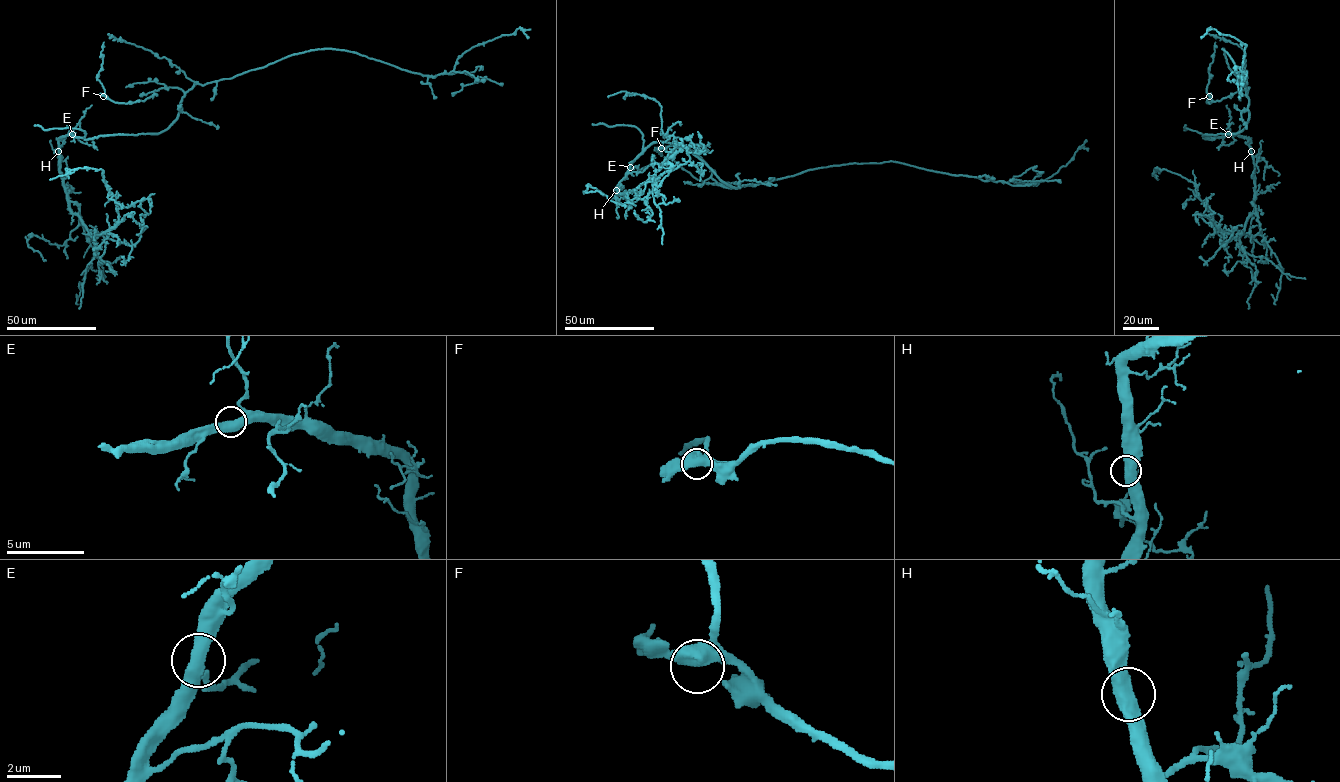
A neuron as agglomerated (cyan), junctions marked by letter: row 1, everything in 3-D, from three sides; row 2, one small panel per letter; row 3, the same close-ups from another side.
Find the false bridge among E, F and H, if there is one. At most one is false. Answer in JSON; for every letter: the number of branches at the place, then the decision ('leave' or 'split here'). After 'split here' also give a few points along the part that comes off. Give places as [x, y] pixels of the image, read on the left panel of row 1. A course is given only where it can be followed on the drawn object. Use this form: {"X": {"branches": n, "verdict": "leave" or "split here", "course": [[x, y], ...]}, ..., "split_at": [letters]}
{"E": {"branches": 2, "verdict": "leave"}, "F": {"branches": 2, "verdict": "leave"}, "H": {"branches": 2, "verdict": "leave"}, "split_at": []}

